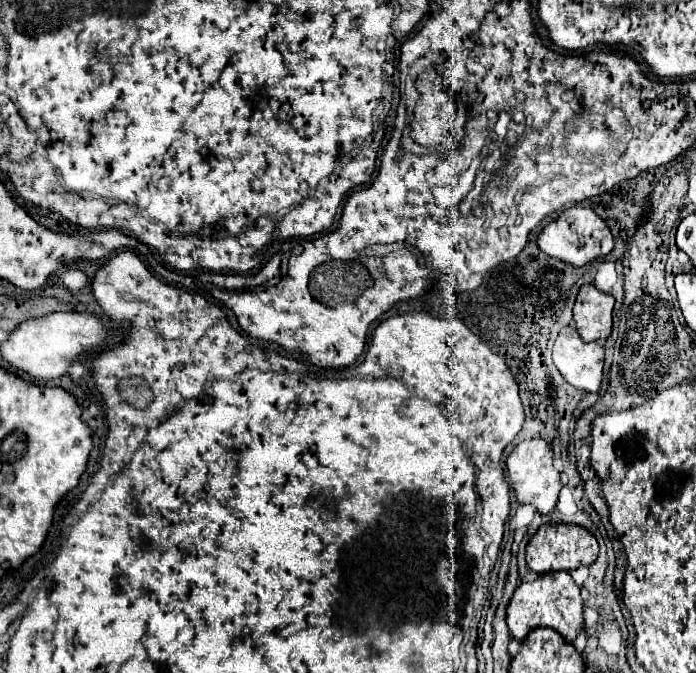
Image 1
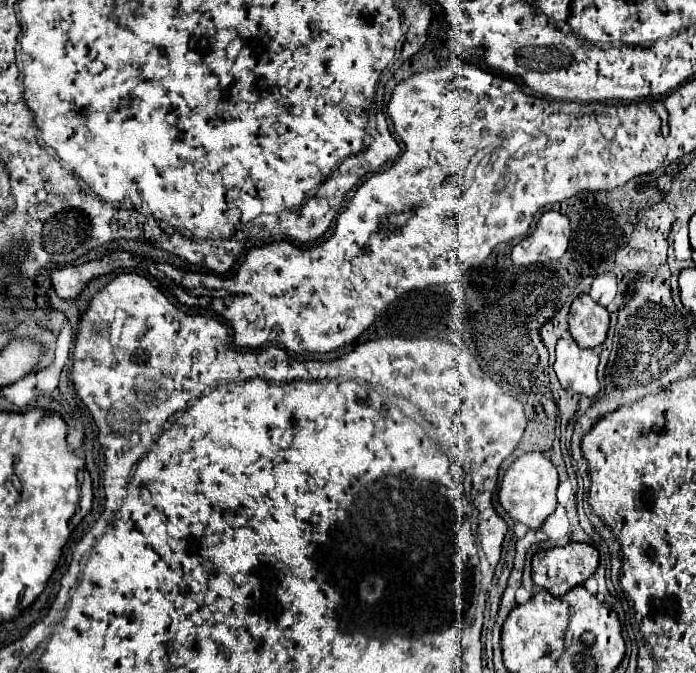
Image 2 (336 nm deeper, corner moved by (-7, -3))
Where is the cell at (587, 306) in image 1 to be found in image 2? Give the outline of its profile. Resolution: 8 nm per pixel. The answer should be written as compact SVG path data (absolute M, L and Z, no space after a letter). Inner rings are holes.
M578 295L572 301L568 325L574 341L582 349L594 349L604 343L608 321L608 311L602 305L598 305L590 295Z

